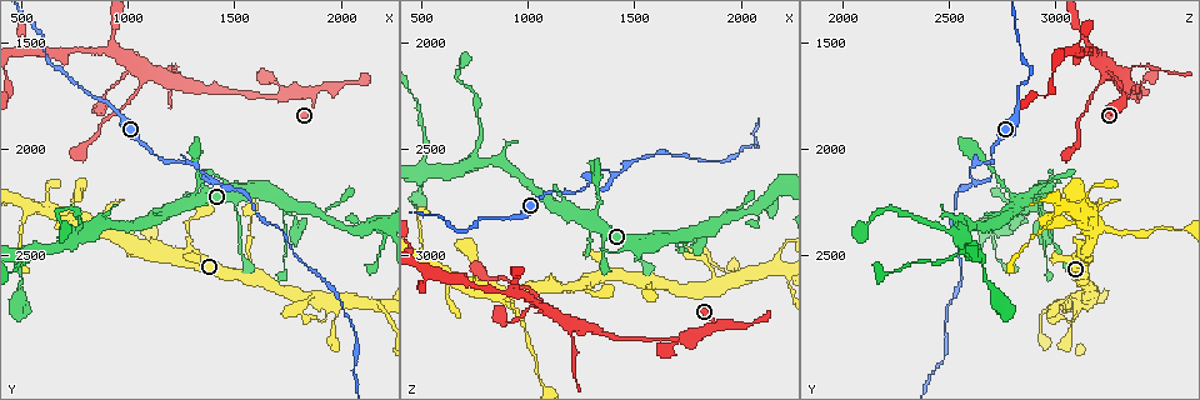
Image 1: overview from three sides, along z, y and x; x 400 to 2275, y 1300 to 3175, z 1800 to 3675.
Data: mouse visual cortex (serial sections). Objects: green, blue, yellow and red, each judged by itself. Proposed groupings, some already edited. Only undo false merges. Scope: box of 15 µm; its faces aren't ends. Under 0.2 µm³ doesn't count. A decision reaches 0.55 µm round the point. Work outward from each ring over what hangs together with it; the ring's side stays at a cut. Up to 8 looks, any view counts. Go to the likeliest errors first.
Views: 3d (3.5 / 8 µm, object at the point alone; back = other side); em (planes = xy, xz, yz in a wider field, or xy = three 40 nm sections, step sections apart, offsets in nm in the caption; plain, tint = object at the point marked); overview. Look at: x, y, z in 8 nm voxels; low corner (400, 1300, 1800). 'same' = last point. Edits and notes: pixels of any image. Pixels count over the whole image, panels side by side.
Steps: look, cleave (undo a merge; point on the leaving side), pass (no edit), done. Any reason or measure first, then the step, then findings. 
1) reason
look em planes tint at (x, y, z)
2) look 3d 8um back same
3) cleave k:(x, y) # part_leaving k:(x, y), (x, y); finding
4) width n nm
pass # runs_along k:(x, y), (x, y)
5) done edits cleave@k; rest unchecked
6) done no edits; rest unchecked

thin neck
look 3d 3.5um at (970, 2390, 3300)

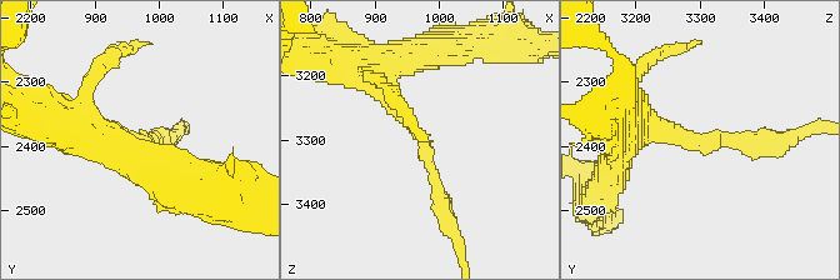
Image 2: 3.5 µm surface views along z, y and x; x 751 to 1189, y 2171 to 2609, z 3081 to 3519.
arm_widths 150, 200 nm; need the tissue
look em xy step 3 plain same

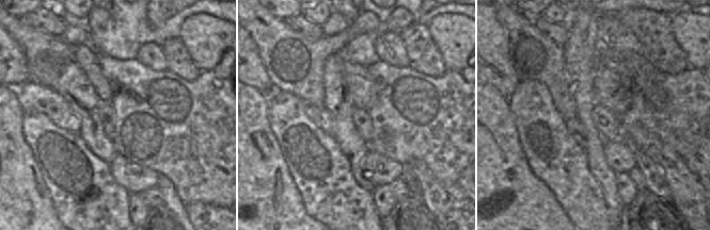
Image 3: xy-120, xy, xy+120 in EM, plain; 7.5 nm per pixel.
look em xy step 3 tint same

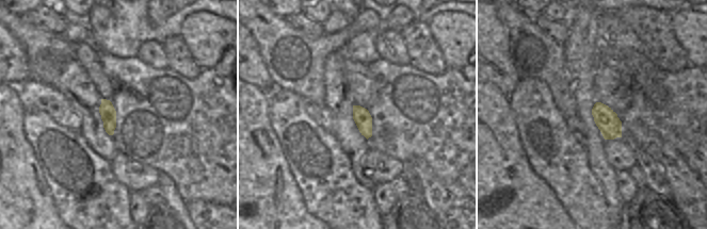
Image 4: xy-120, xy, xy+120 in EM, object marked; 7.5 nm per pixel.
width 130 nm
pass # runs_along 2:(386, 64), (444, 215); continuous, no second cell

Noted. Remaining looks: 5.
calibre changes
look 3d 3.5um at (750, 2390, 2530)

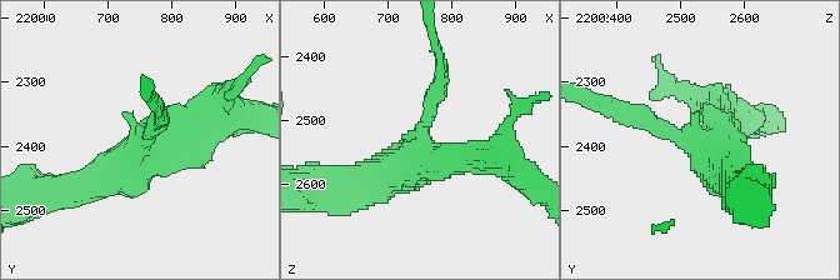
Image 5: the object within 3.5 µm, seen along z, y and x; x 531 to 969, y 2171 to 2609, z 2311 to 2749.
arms 3; arm_widths 200, 350, 450 nm; shape alone is not enough
look em xy step 5 tint at (750, 2400, 2535)

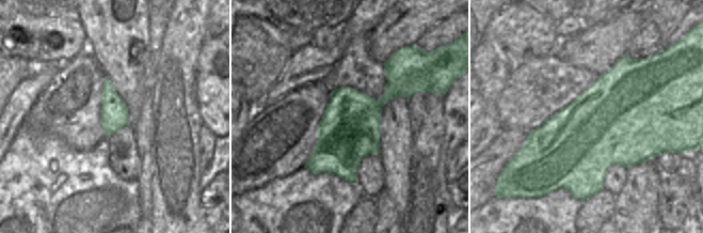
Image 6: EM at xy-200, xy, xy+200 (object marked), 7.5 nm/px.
width 460 nm
pass # runs_along 5:(216, 111), (75, 189); continuous, no second cell

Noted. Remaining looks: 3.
thin neck
look 3d 3.5um at (1160, 2050, 2710)

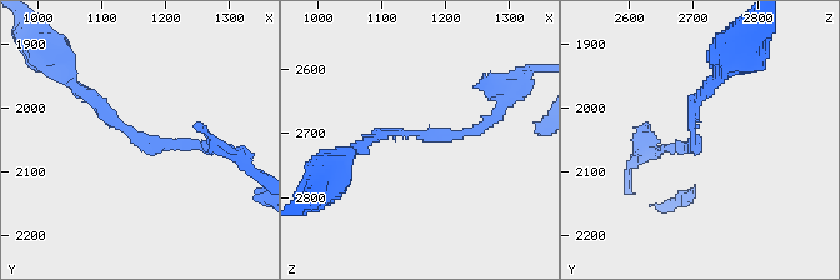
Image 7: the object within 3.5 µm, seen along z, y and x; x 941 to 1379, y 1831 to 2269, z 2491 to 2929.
arm_widths 150, 150 nm
look em planes tint at (1155, 2045, 2705)

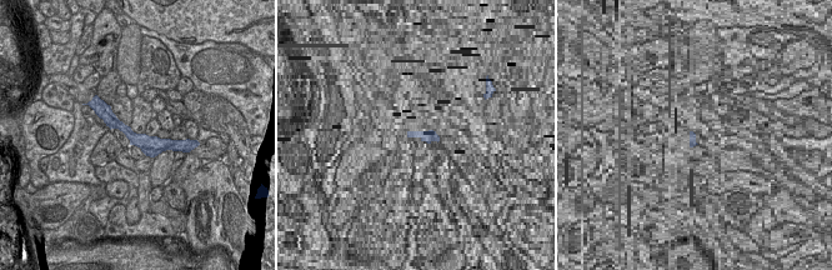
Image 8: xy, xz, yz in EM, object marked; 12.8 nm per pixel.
pass # one cell here

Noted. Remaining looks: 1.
done no edits; rest unchecked

